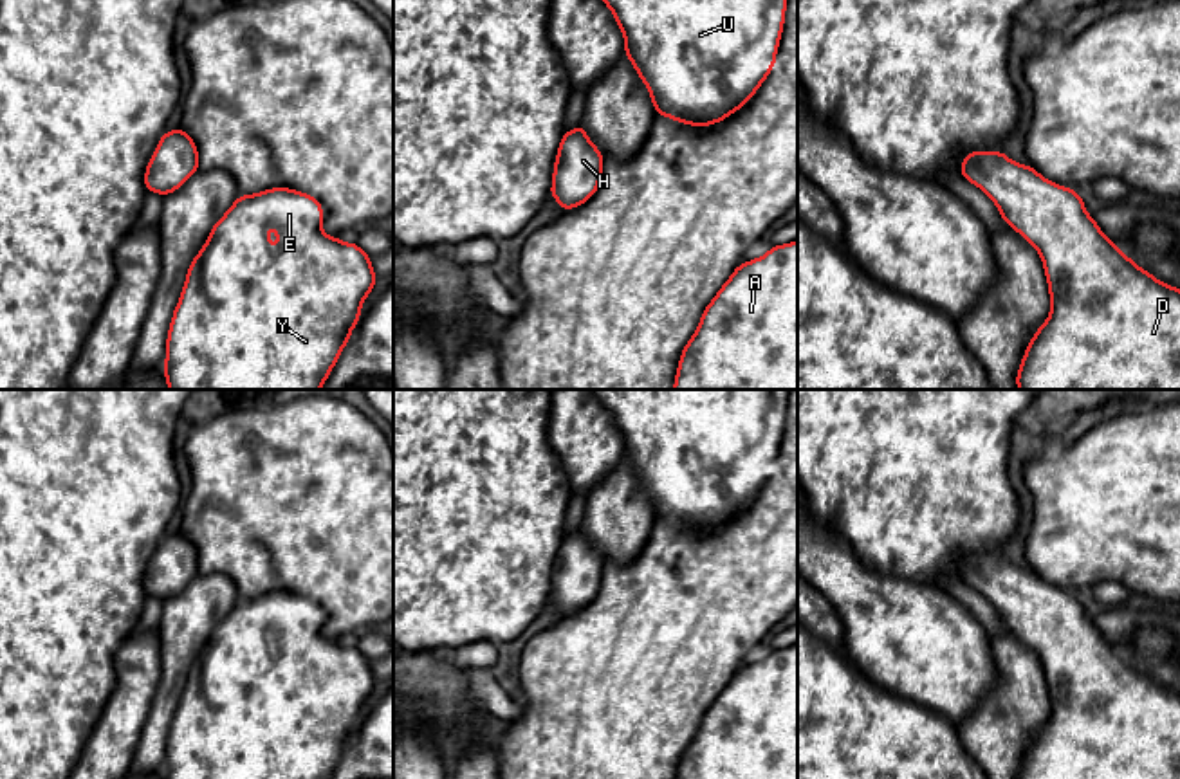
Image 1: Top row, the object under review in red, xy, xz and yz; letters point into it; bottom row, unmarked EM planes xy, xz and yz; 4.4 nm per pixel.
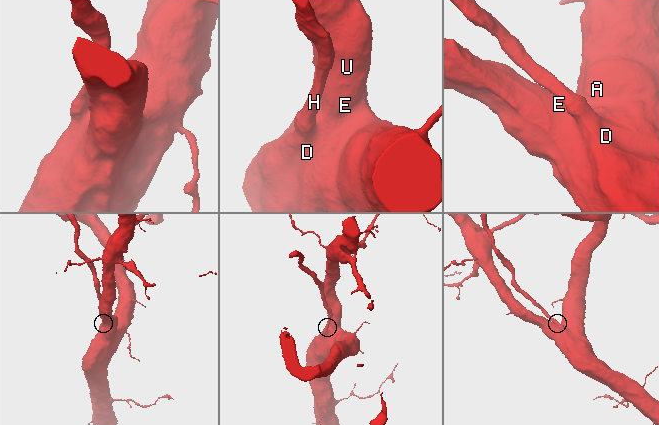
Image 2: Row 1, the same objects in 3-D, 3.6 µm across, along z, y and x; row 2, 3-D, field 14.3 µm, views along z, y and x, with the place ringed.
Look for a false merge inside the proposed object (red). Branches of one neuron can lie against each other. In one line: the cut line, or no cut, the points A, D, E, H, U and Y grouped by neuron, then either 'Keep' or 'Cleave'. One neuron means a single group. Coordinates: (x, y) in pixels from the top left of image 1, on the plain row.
No split. Groups: A D E H U Y. Keep

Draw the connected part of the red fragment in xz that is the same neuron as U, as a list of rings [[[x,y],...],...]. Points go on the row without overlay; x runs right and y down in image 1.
[[[788,390],[590,391],[613,417],[655,518],[689,530],[716,528],[751,505],[776,469]]]

